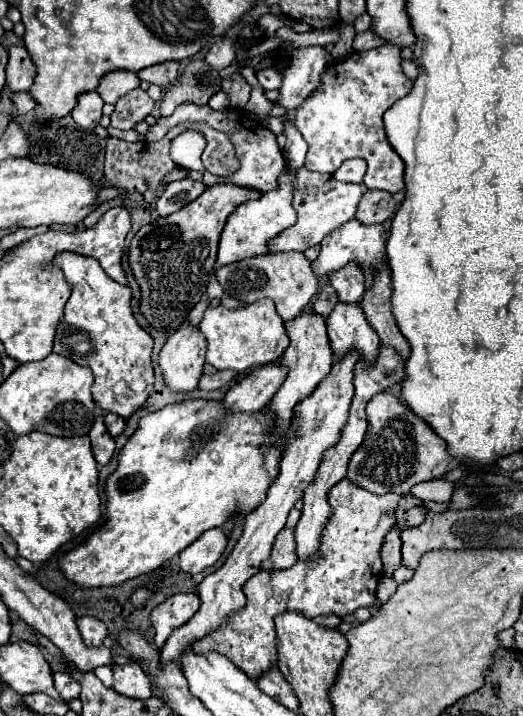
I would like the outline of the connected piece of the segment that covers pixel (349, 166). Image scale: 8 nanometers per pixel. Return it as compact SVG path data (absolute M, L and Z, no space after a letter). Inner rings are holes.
M347 159L333 177L345 183L361 183L365 177L365 171L367 171L367 163L363 159Z

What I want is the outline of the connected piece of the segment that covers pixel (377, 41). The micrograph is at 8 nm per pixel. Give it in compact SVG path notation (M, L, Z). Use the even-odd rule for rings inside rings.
M368 30L354 37L353 49L357 52L367 51L379 47L379 45L385 45L385 43L387 43L387 41L381 39L375 31Z

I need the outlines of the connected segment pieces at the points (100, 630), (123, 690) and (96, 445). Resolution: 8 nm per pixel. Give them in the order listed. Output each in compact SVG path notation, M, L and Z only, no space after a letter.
M79 617L77 625L79 625L79 631L81 631L83 643L87 647L101 647L103 645L103 641L107 637L107 627L101 619L97 619L97 617Z
M127 663L127 665L115 665L115 683L113 689L119 695L133 697L133 699L149 699L151 697L151 683L141 665Z
M103 413L95 419L93 429L89 431L89 437L91 437L91 447L93 447L93 455L95 455L97 463L107 465L115 451L115 439L109 435L109 431L103 423Z

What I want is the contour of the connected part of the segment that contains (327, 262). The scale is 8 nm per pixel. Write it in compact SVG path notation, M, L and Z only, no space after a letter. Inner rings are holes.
M351 219L349 223L345 223L345 227L339 227L333 235L329 235L329 239L323 239L321 253L311 263L311 267L317 277L329 277L331 273L347 267L349 263L355 263L363 271L377 275L379 267L385 265L387 261L387 249L385 249L387 235L389 233L383 225L363 225L363 223L357 223L357 219Z

